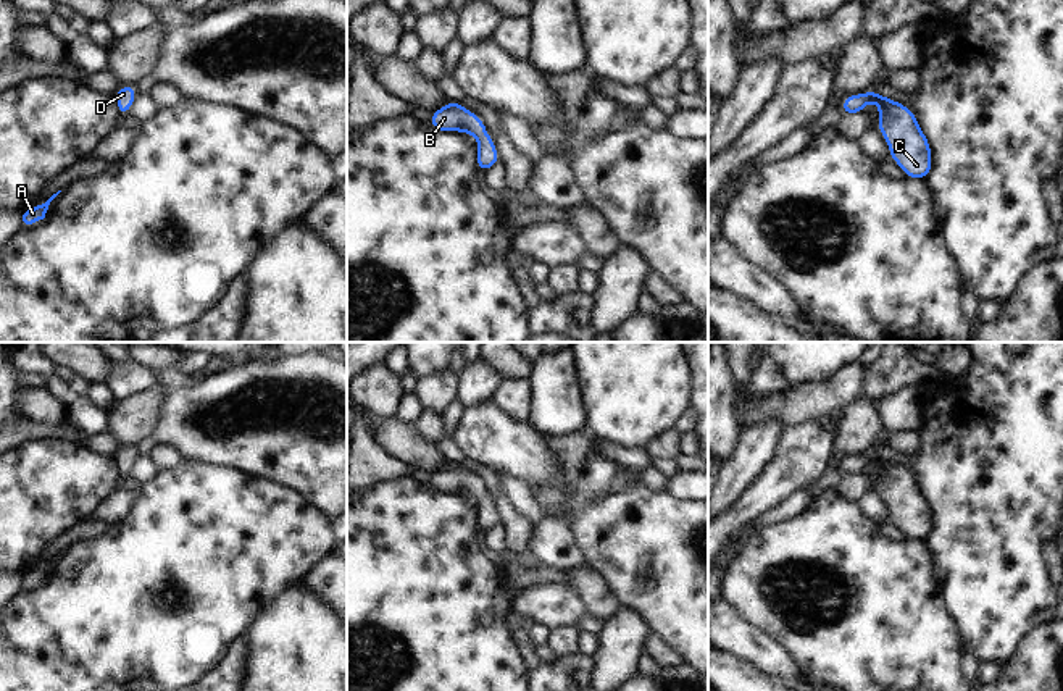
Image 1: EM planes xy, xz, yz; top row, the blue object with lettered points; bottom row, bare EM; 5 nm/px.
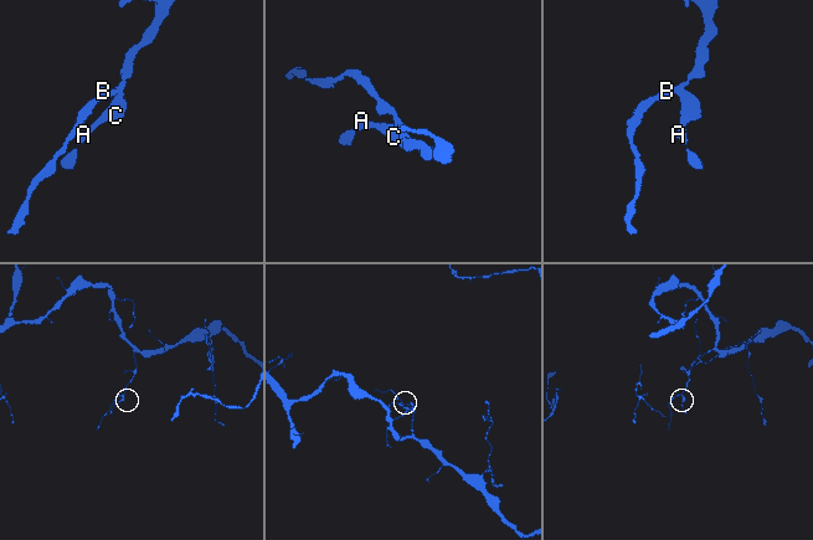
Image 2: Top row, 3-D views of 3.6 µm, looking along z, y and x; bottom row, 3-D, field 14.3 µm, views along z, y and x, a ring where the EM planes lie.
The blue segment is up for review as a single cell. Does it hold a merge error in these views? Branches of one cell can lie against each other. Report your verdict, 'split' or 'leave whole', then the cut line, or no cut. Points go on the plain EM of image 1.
leave whole; no cut

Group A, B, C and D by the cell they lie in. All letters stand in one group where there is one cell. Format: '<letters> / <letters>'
A B C D

